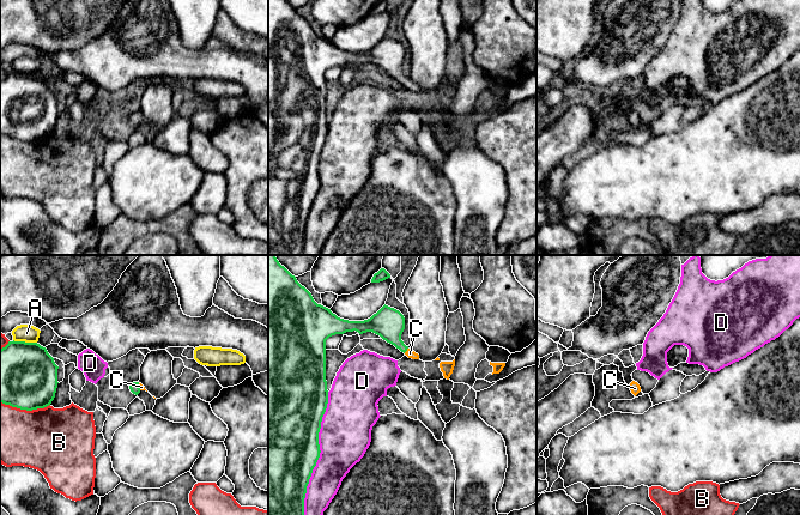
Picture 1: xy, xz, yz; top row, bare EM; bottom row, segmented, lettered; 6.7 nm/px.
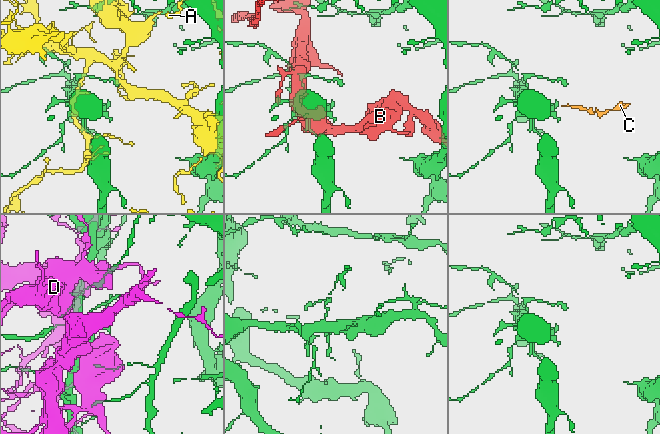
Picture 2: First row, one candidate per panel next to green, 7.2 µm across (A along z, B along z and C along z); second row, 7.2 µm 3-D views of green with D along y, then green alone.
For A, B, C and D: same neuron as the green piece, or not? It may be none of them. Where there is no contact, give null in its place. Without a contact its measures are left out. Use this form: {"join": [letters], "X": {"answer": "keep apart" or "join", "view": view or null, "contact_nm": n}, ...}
{"join": ["C"], "A": {"answer": "keep apart", "view": "xy", "contact_nm": 160}, "B": {"answer": "keep apart", "view": "xy", "contact_nm": 340}, "C": {"answer": "join", "view": "xz", "contact_nm": 50}, "D": {"answer": "keep apart", "view": "xz", "contact_nm": 850}}

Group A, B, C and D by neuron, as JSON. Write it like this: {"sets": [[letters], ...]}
{"sets": [["A"], ["B"], ["C"], ["D"]]}

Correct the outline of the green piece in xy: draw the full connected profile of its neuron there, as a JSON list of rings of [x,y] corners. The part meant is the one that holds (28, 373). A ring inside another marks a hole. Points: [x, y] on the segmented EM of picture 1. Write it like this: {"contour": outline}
{"contour": [[[8,341],[0,350],[0,402],[26,411],[49,406],[59,383],[57,369],[40,344]]]}

